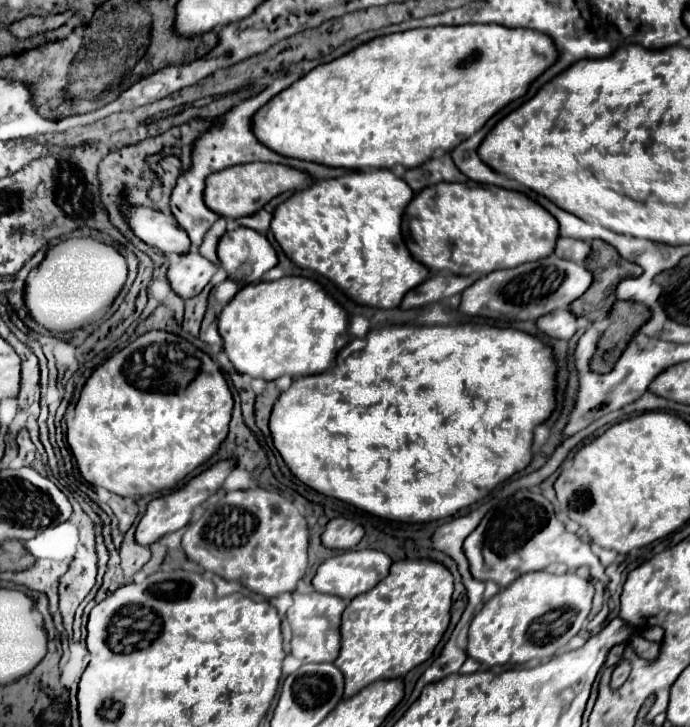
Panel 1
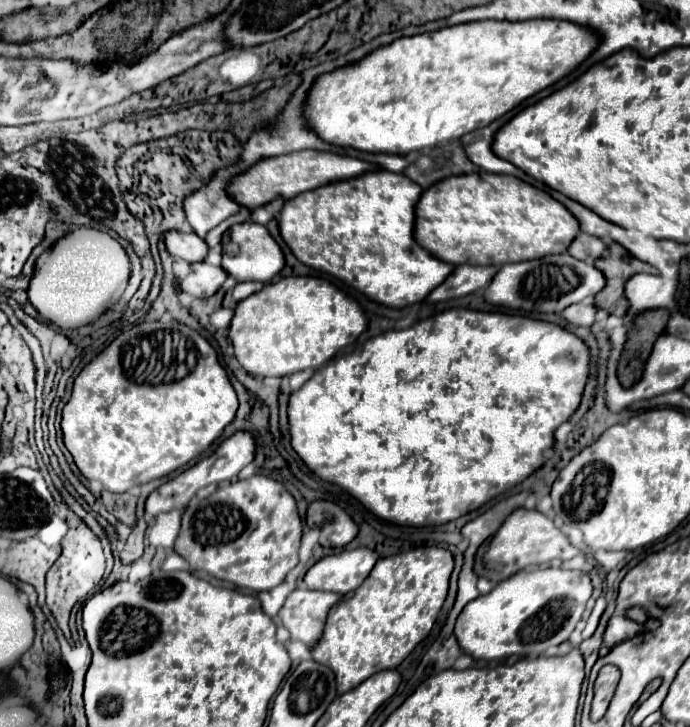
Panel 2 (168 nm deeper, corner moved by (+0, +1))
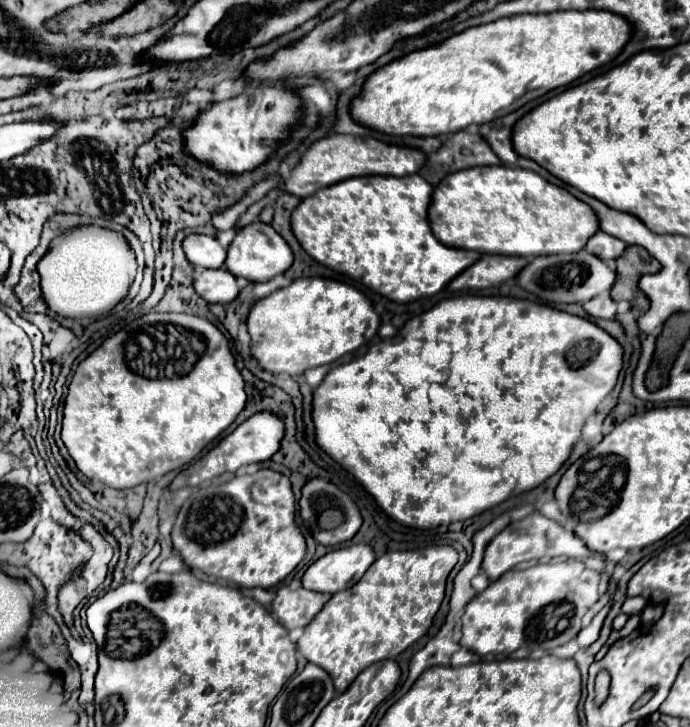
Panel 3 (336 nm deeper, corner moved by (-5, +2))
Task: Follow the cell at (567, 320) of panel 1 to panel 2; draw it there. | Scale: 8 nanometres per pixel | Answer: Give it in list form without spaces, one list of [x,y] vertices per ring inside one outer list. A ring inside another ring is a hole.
[[[582,301],[582,303],[574,303],[570,307],[566,307],[566,311],[562,311],[560,315],[570,323],[570,325],[576,325],[576,327],[588,327],[592,325],[594,321],[594,313],[596,313],[596,307],[590,301]]]

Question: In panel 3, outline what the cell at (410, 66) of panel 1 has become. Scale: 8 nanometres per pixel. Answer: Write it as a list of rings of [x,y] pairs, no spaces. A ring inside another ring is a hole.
[[[559,10],[535,14],[541,18],[511,16],[491,24],[467,28],[441,44],[411,52],[371,74],[361,98],[353,100],[351,114],[361,124],[393,136],[439,136],[453,134],[471,124],[485,124],[507,116],[527,102],[567,86],[595,68],[609,64],[631,40],[633,26],[627,18],[607,10]]]

